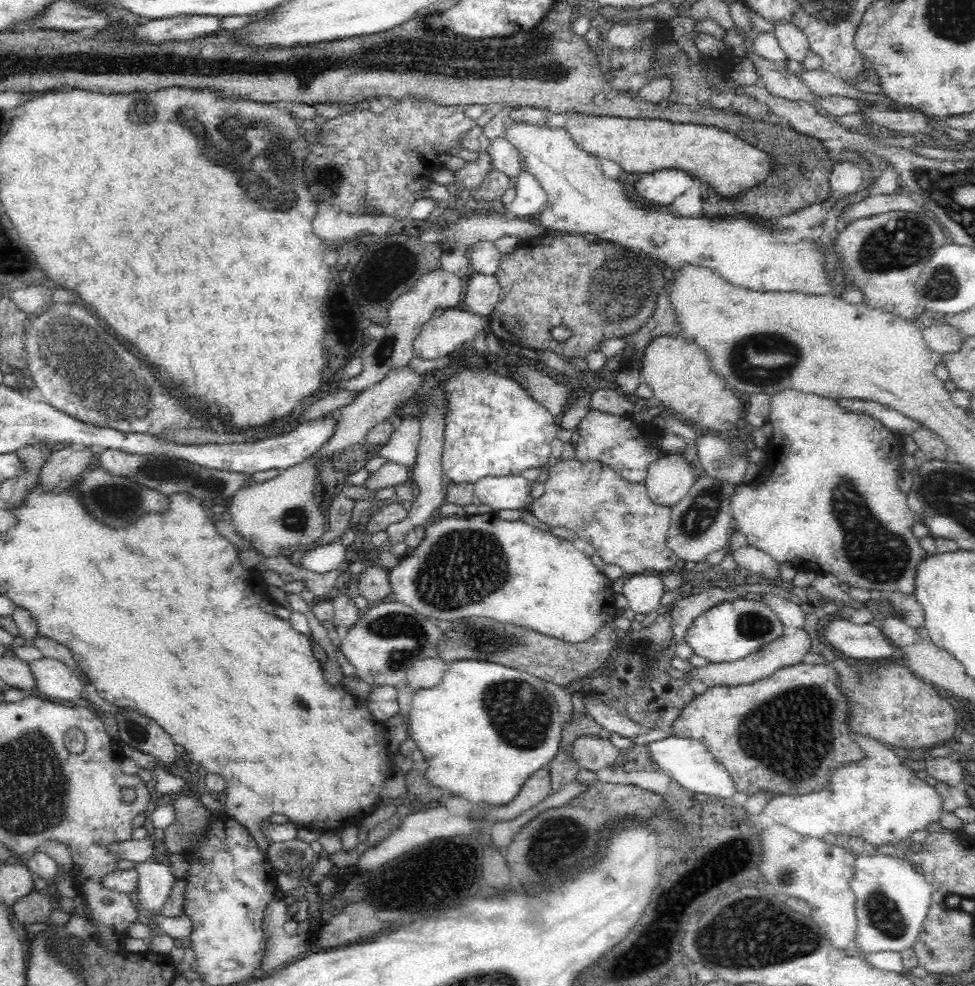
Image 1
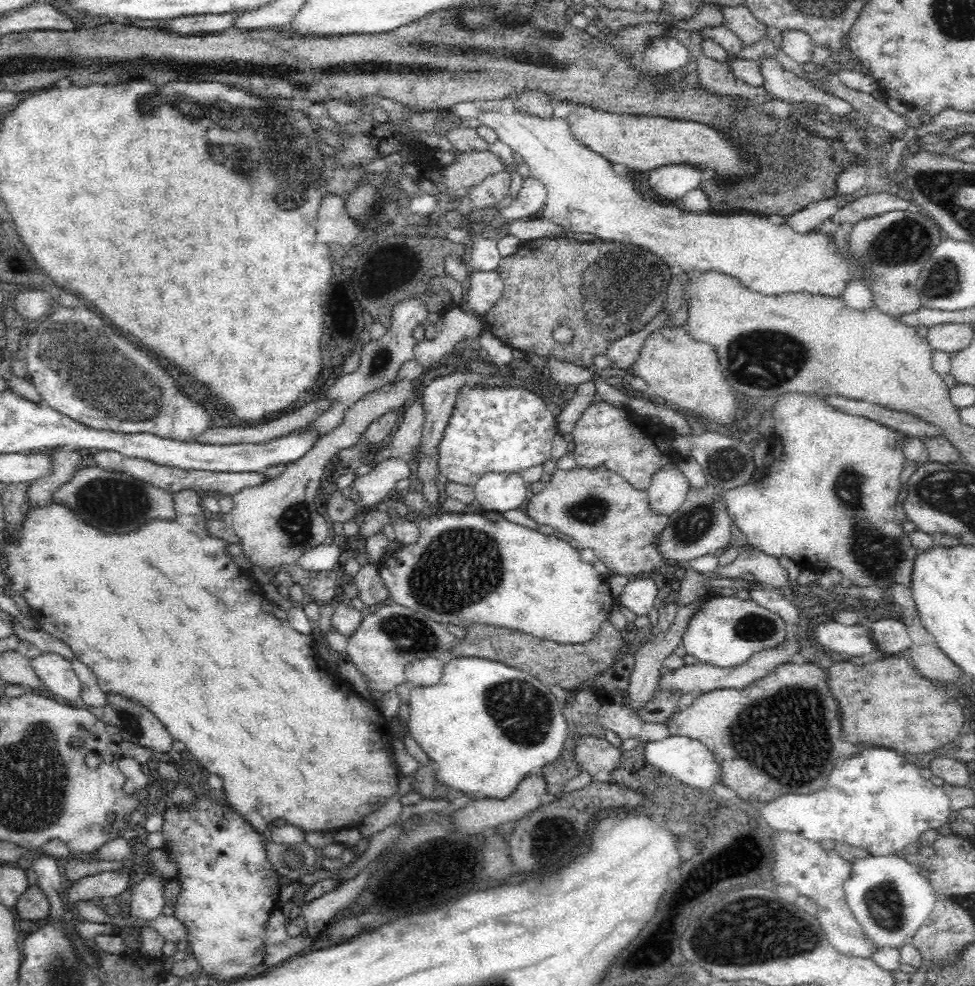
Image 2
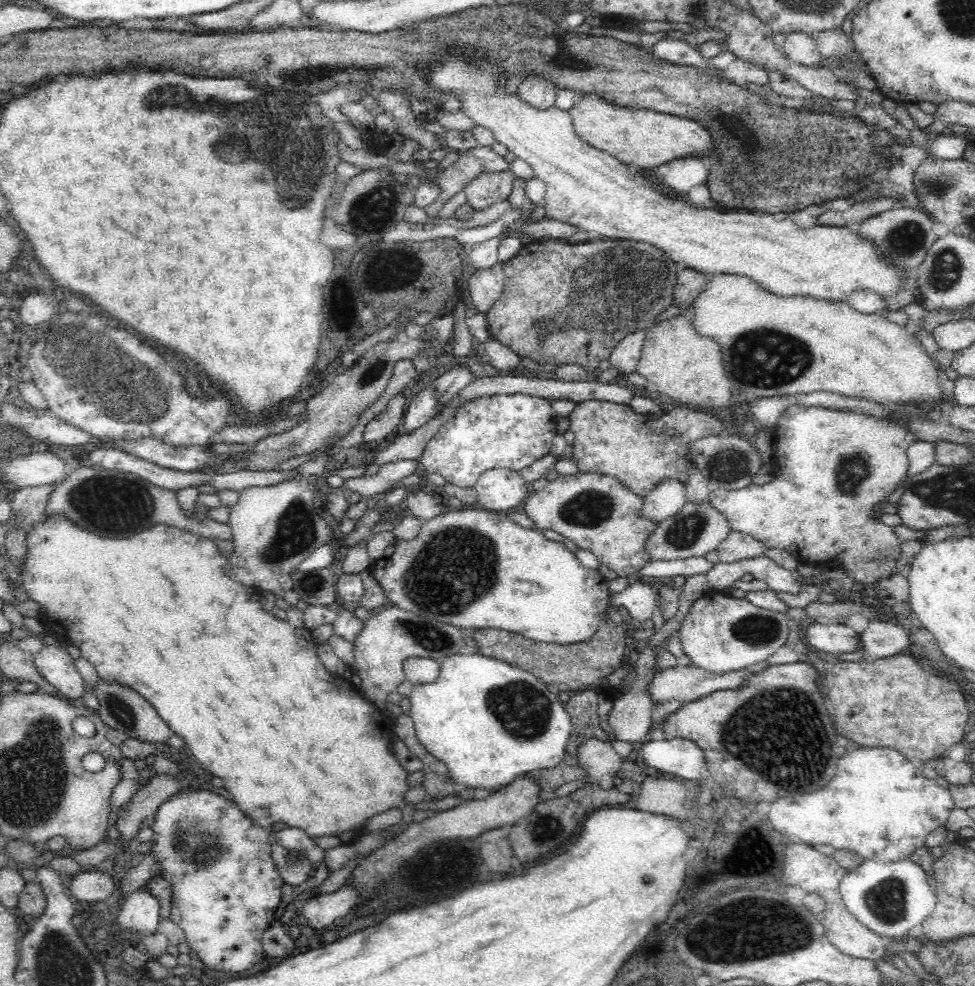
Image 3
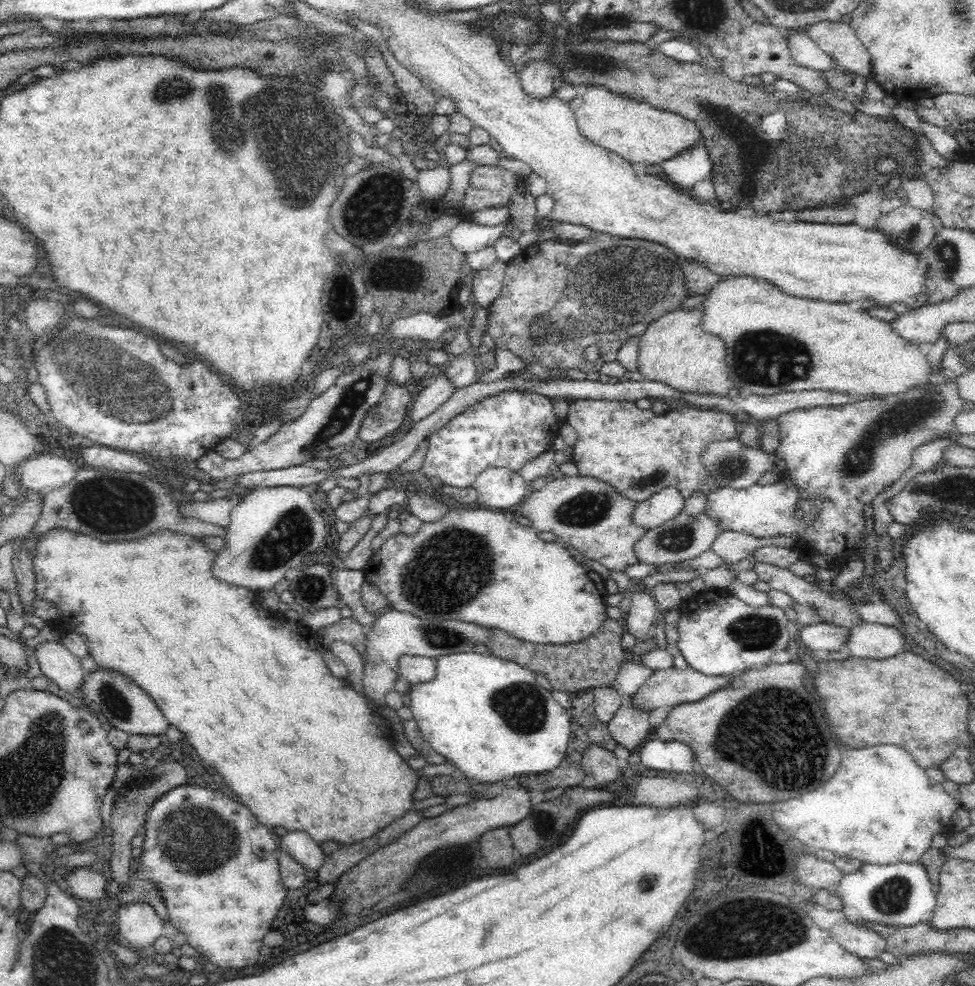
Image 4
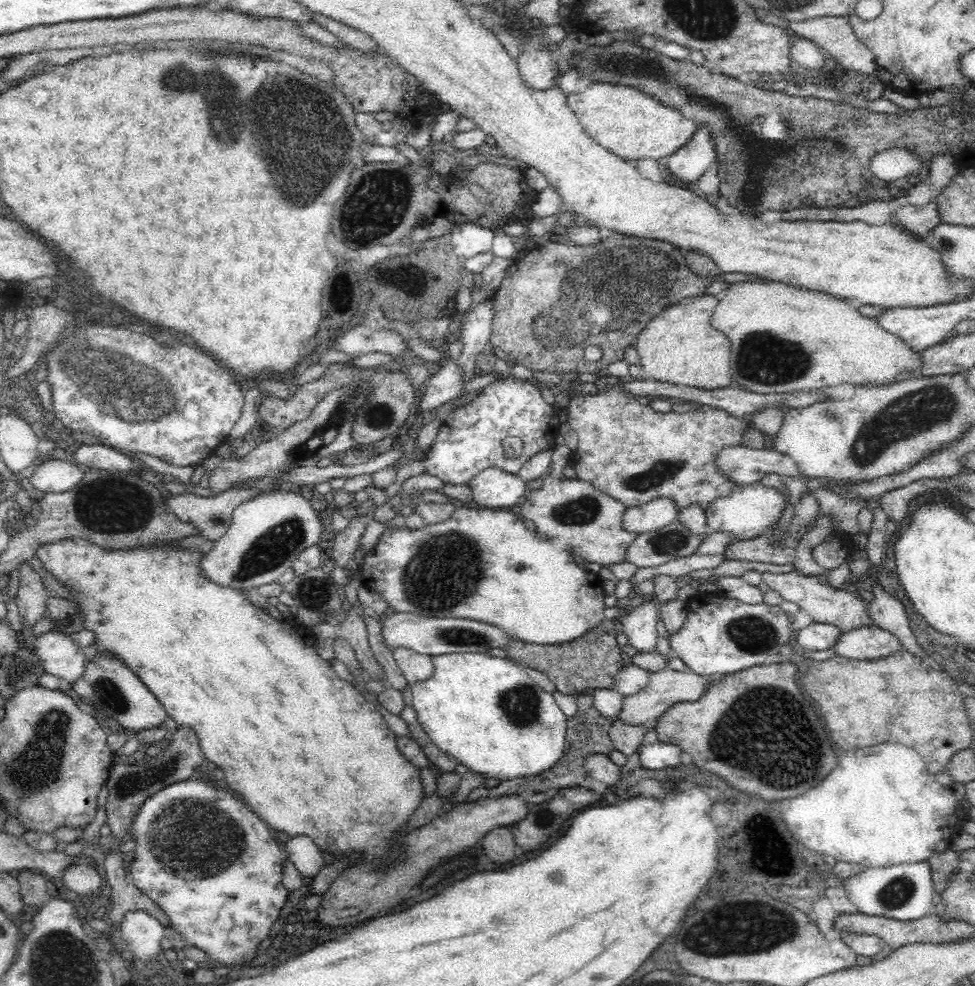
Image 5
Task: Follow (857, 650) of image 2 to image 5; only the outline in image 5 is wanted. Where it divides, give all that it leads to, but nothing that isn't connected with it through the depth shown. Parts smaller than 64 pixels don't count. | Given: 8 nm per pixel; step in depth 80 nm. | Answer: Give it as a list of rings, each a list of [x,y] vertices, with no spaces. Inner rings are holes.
[[[810,622],[798,631],[796,641],[807,653],[813,653],[815,650],[832,649],[840,636],[839,629],[833,624]]]

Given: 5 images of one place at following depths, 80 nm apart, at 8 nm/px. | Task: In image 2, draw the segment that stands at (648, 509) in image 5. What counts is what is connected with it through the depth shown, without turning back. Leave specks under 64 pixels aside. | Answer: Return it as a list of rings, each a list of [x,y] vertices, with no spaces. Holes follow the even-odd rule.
[[[666,465],[651,476],[651,485],[646,491],[652,511],[670,516],[683,505],[689,488],[677,465]]]

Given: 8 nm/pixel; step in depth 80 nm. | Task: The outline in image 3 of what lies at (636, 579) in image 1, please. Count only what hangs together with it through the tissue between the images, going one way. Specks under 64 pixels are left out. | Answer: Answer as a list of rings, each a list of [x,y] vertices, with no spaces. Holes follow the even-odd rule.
[[[640,582],[628,585],[624,592],[612,593],[609,602],[624,604],[624,609],[629,613],[630,623],[635,627],[635,631],[642,630],[642,624],[647,620],[652,620],[653,611],[658,608],[652,586]]]

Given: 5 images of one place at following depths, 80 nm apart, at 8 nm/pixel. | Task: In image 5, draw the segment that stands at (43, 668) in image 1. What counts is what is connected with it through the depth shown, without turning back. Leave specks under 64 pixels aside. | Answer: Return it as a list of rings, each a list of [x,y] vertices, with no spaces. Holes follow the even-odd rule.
[[[49,631],[37,638],[36,651],[48,675],[56,676],[67,690],[82,676],[87,664],[81,649],[70,634]]]

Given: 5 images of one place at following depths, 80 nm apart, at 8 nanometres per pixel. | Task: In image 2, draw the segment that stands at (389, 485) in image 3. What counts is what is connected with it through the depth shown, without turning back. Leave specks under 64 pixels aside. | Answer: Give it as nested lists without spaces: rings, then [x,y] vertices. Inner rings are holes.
[[[390,458],[381,461],[380,464],[369,473],[356,477],[350,487],[354,488],[361,497],[361,501],[358,503],[360,512],[362,513],[368,509],[372,509],[374,504],[380,502],[386,496],[392,495],[396,483],[400,482],[400,480],[404,480],[404,478],[408,478],[410,472],[411,470],[408,462],[401,458]]]

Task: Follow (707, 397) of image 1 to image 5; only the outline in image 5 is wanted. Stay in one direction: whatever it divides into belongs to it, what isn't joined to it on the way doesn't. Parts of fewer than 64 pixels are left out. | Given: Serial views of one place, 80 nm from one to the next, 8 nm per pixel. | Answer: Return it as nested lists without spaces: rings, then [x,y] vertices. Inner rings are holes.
[[[704,293],[703,295],[688,297],[676,304],[670,304],[670,307],[664,308],[661,314],[654,316],[652,320],[646,323],[646,326],[642,328],[642,332],[639,332],[637,336],[635,348],[641,357],[640,363],[647,374],[647,378],[656,378],[656,381],[703,390],[724,388],[724,386],[733,384],[729,365],[731,342],[723,332],[715,330],[710,323],[716,305],[717,296],[712,294]]]

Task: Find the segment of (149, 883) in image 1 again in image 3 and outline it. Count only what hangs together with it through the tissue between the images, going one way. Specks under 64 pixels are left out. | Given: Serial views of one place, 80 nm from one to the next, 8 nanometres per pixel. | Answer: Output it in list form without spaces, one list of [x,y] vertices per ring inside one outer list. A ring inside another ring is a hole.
[[[142,887],[132,892],[117,916],[124,930],[138,936],[141,941],[145,936],[156,934],[161,921],[160,905],[149,890]]]

